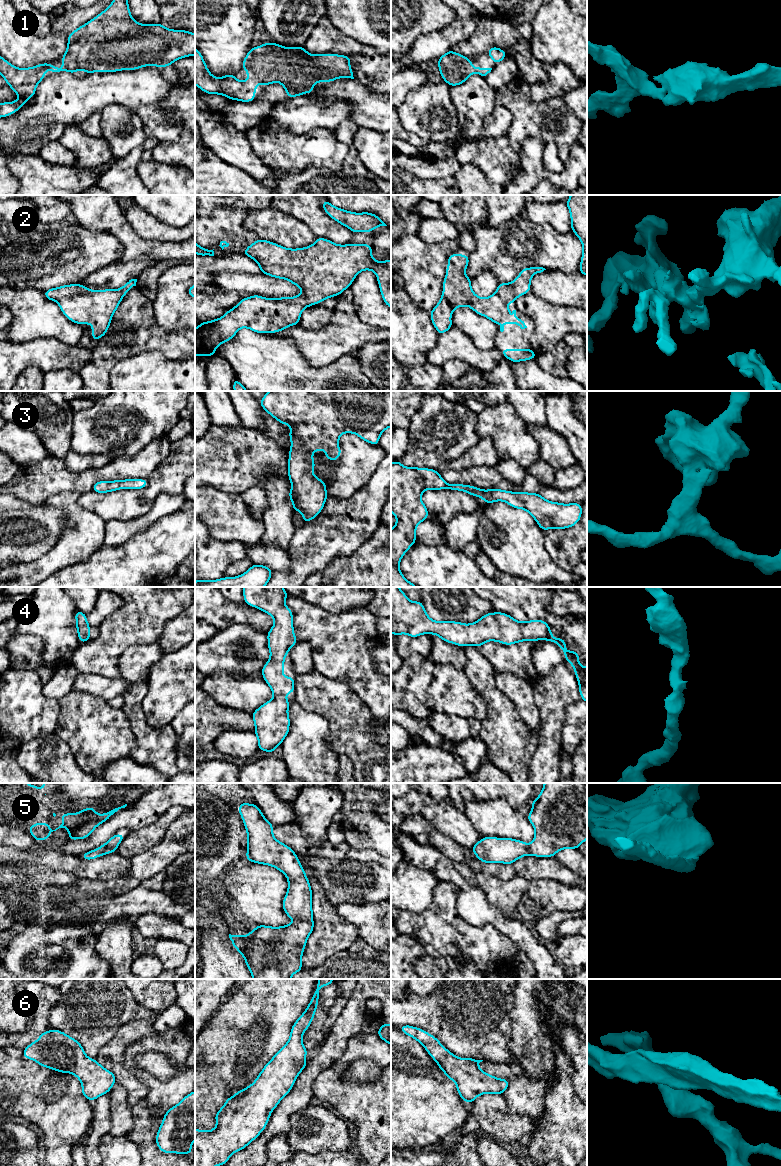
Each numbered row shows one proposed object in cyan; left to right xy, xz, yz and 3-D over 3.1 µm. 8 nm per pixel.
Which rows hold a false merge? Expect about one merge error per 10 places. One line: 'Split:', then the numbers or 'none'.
Split: none

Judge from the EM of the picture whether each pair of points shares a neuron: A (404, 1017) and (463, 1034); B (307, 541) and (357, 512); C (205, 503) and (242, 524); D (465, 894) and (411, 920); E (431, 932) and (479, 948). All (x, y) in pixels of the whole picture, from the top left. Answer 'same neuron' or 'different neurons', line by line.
A: same neuron
B: same neuron
C: same neuron
D: different neurons
E: same neuron

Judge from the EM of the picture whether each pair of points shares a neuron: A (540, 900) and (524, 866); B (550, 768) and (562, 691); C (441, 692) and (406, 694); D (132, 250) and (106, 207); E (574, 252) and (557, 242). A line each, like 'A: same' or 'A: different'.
A: different
B: same
C: different
D: same
E: same

